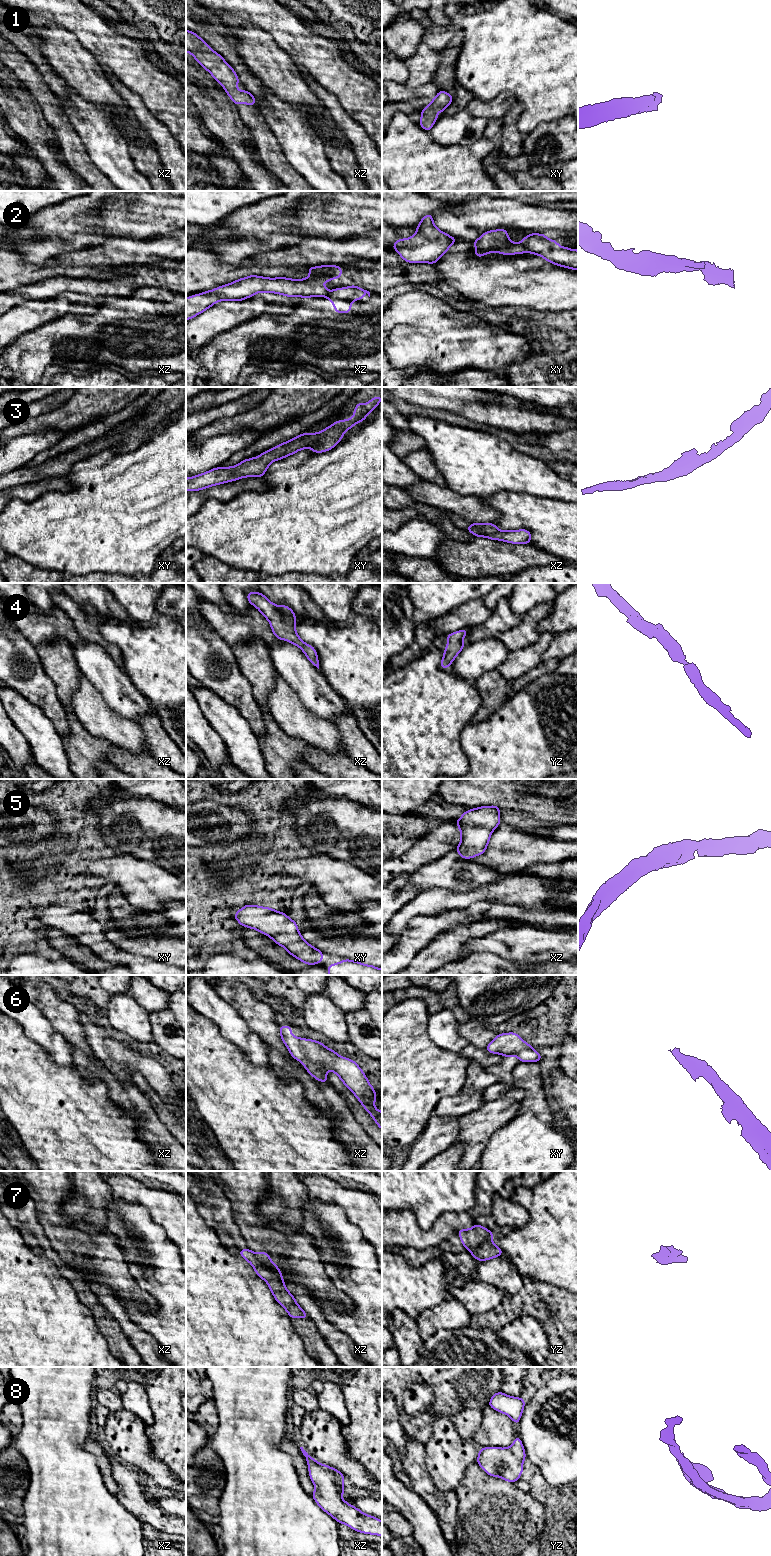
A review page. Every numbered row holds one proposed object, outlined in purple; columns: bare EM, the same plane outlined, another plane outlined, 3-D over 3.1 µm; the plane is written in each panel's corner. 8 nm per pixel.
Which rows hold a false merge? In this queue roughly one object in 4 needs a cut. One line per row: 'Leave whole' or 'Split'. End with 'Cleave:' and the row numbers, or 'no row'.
1: Leave whole
2: Split
3: Leave whole
4: Leave whole
5: Leave whole
6: Leave whole
7: Split
8: Leave whole
Cleave: 2, 7

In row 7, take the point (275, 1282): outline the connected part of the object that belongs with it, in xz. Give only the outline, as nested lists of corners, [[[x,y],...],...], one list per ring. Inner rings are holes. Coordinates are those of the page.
[[[250,1249],[238,1251],[254,1268],[256,1274],[267,1282],[275,1300],[287,1311],[290,1318],[309,1318],[308,1314],[296,1302],[294,1296],[287,1290],[281,1275],[275,1273],[269,1266],[259,1261]]]

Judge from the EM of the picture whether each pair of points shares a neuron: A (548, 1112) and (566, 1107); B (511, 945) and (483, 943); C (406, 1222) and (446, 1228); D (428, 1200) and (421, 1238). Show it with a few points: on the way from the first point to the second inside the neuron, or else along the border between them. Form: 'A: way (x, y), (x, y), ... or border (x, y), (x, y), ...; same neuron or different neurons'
A: border (547, 1093), (559, 1119); different neurons
B: way (504, 943), (490, 943); same neuron
C: way (416, 1232), (419, 1235), (436, 1235); same neuron
D: border (409, 1210), (417, 1223), (426, 1230), (442, 1215); different neurons

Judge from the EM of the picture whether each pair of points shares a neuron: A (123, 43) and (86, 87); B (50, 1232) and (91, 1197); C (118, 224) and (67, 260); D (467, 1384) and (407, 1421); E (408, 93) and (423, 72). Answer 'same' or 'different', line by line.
A: different
B: different
C: different
D: same
E: different

